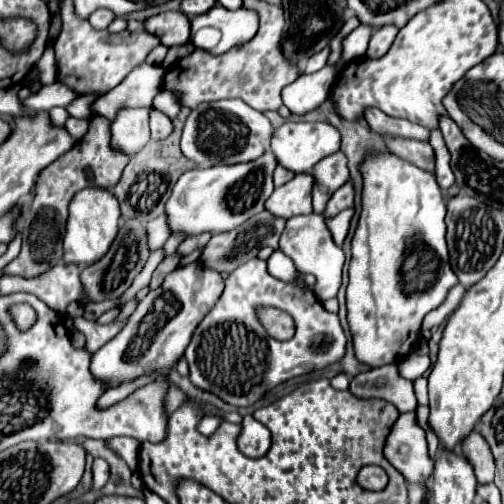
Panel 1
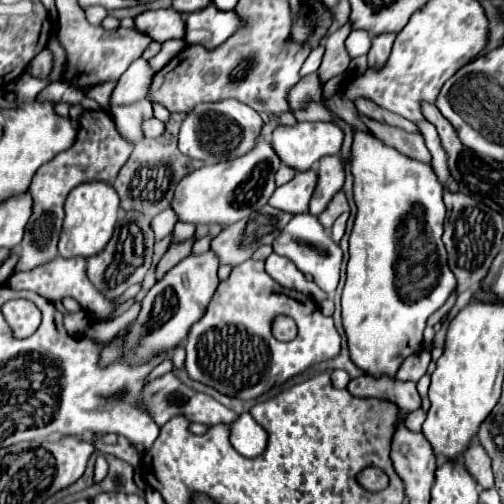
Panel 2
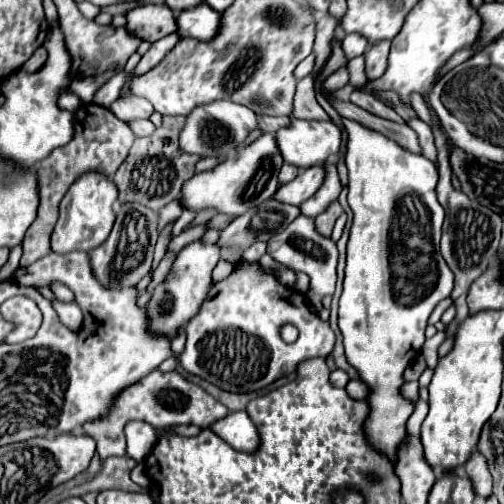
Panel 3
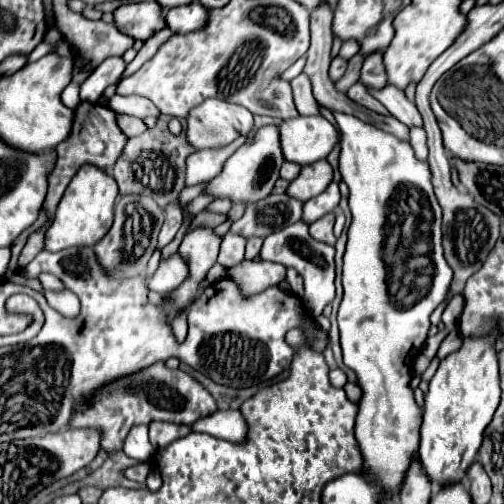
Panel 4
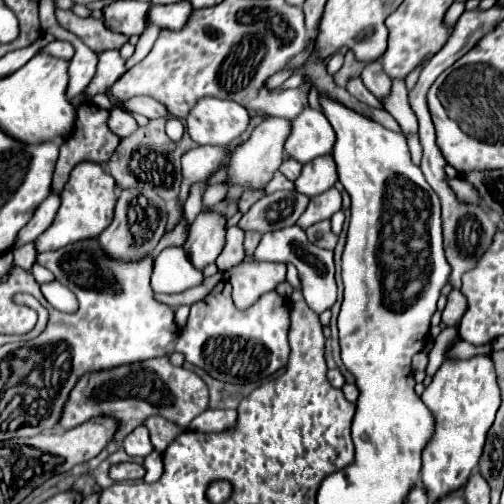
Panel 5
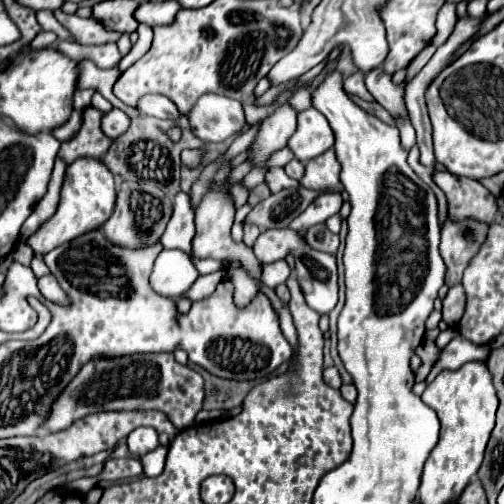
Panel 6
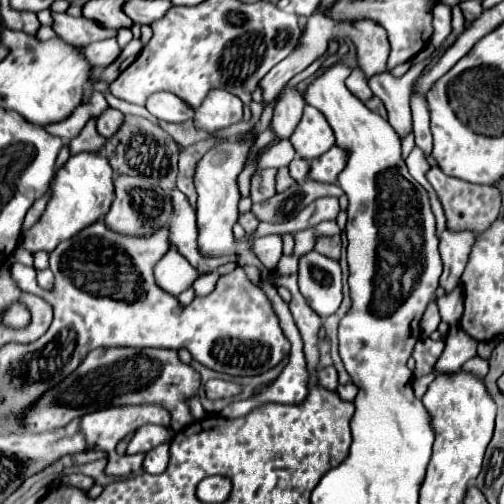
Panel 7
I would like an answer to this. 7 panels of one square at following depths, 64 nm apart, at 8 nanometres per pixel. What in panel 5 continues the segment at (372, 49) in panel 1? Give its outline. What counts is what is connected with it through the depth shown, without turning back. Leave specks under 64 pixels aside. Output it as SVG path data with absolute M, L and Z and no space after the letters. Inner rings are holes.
M372 60L372 64L366 64L362 70L362 82L364 86L376 96L382 98L390 92L390 84L392 80L388 78L388 74L382 70L380 60Z

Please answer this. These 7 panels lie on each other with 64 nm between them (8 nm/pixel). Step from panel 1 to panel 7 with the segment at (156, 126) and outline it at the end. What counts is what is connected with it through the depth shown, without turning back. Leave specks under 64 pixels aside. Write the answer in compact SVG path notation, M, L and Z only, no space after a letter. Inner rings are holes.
M108 108L104 114L98 116L98 132L104 136L104 138L110 138L116 134L116 128L120 128L120 124L124 122L124 114L120 114L118 110L114 108Z

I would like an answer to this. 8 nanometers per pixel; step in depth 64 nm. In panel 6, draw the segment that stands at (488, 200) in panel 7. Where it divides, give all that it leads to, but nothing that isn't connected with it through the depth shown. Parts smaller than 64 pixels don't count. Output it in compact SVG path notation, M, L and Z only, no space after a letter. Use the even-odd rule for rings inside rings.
M436 172L434 182L448 198L448 212L454 218L478 218L482 222L492 222L496 214L494 196L476 180L452 176L450 172Z

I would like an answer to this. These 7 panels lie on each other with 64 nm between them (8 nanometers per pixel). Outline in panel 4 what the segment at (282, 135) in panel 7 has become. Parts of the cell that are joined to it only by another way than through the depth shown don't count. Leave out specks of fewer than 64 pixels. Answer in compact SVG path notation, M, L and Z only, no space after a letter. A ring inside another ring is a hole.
M264 126L260 128L252 140L248 140L242 148L238 148L224 164L222 172L214 176L212 180L204 182L202 194L214 196L216 200L228 198L232 204L254 204L264 200L272 194L276 180L280 178L280 166L284 162L282 150L280 150L280 134L276 126Z

